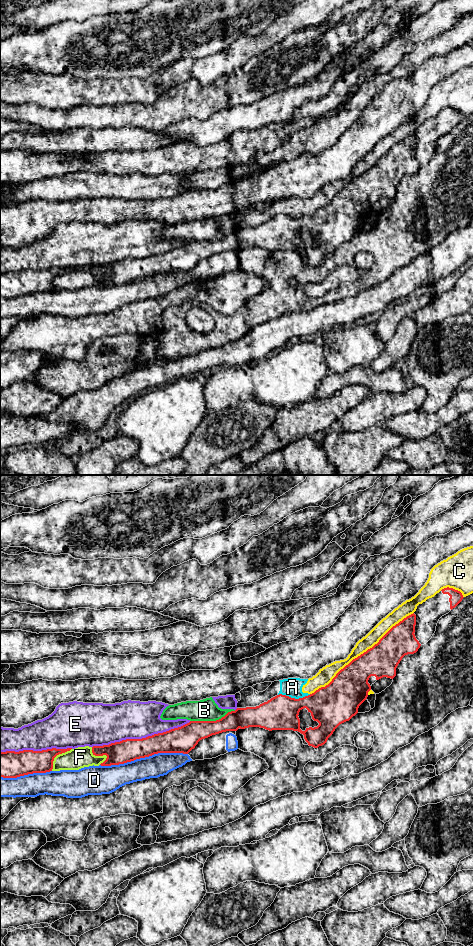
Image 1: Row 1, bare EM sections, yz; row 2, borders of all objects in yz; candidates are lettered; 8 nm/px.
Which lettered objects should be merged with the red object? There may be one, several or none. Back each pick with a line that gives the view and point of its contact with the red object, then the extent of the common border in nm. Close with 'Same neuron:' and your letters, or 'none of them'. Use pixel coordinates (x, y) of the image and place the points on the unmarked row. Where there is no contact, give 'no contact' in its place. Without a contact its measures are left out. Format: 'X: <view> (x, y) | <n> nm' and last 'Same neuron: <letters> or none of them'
Same neuron: none of them

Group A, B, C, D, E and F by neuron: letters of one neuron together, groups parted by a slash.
A B C / D / E / F

